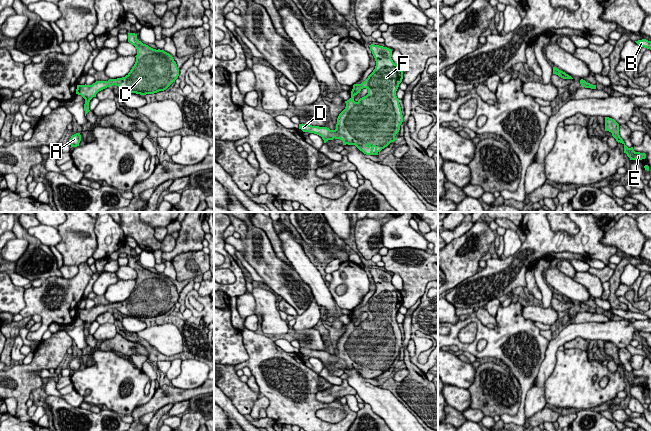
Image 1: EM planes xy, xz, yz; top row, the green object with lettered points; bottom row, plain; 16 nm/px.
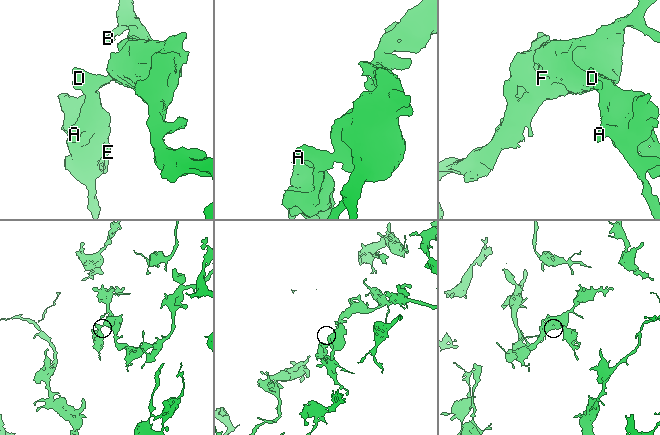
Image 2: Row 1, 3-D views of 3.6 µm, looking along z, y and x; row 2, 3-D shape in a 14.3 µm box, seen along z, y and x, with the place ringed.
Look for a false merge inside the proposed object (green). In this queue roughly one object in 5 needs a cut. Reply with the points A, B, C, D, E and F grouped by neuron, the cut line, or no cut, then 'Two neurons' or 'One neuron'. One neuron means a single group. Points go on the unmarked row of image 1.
Groups: A B C D E F. No split. One neuron

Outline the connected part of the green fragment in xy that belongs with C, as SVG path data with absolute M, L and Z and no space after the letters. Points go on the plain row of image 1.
M128 257L128 266L136 271L137 279L134 290L125 301L77 309L76 318L85 323L85 340L90 335L90 324L107 311L116 309L125 316L154 318L166 314L178 302L179 293L169 277L143 268L135 257Z

